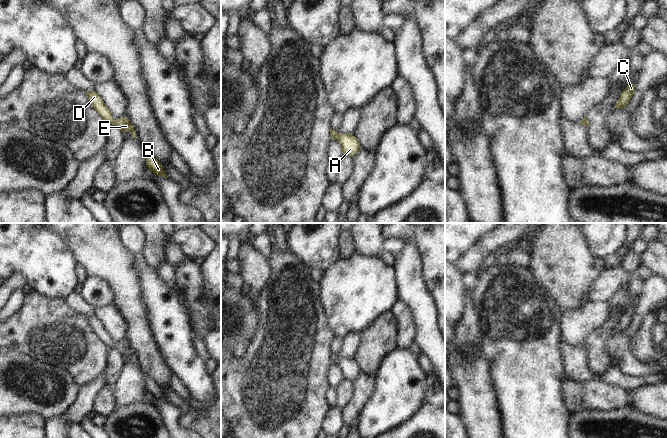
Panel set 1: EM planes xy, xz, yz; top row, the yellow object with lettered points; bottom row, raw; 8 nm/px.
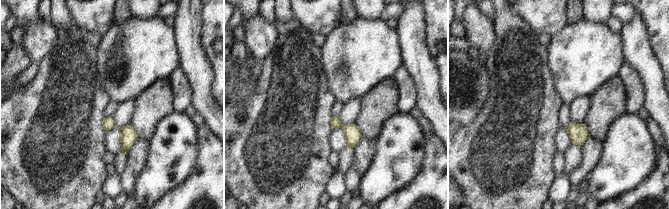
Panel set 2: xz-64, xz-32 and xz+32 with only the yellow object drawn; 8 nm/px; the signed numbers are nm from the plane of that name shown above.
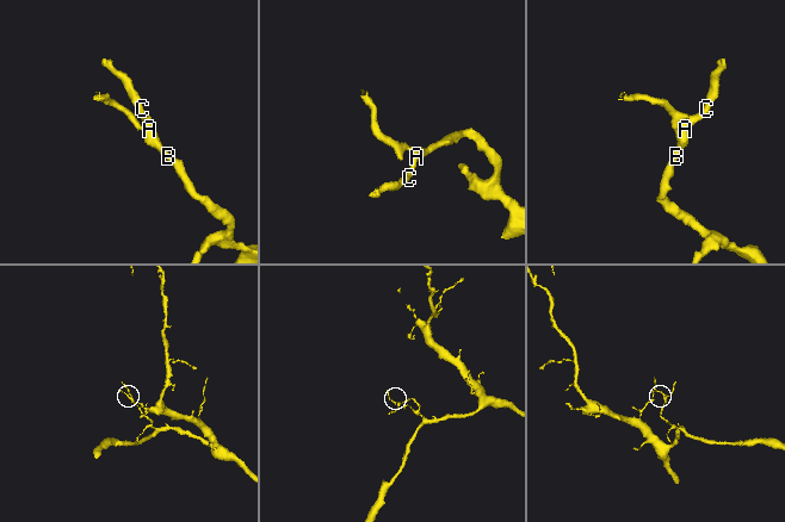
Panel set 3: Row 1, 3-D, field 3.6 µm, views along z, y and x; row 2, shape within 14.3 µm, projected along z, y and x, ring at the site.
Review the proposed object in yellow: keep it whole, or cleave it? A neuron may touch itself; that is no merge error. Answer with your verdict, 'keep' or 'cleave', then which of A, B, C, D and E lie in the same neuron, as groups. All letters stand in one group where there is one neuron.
keep; A B C D E

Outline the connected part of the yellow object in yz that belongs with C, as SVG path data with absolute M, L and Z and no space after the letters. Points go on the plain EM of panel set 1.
M630 308L622 315L618 325L615 328L615 332L617 334L623 333L629 328L633 318L634 318L635 310L636 310L636 308Z

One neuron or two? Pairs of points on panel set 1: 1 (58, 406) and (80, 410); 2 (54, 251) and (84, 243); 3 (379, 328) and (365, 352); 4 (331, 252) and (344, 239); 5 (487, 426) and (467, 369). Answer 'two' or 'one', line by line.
1: two
2: two
3: one
4: two
5: one

